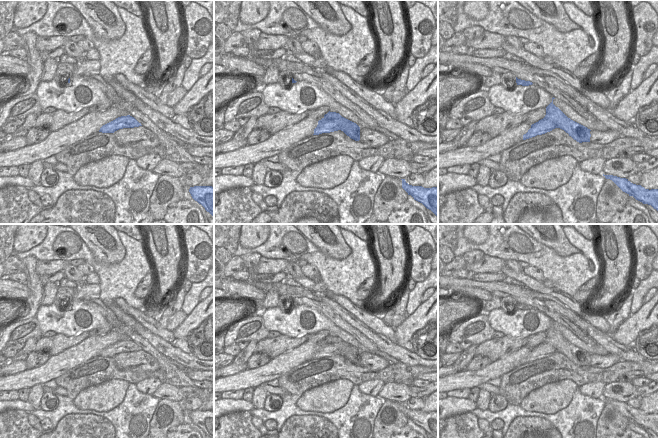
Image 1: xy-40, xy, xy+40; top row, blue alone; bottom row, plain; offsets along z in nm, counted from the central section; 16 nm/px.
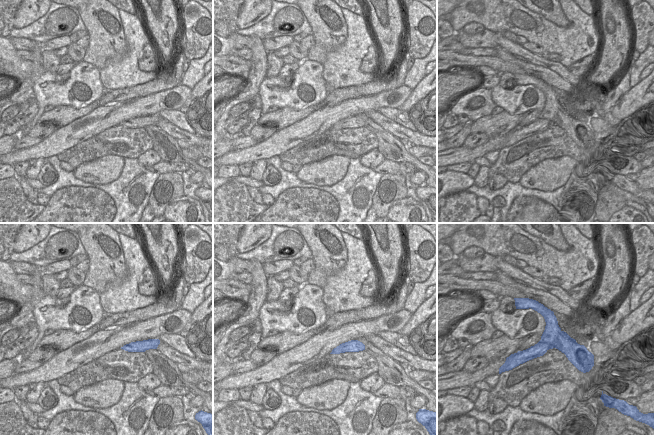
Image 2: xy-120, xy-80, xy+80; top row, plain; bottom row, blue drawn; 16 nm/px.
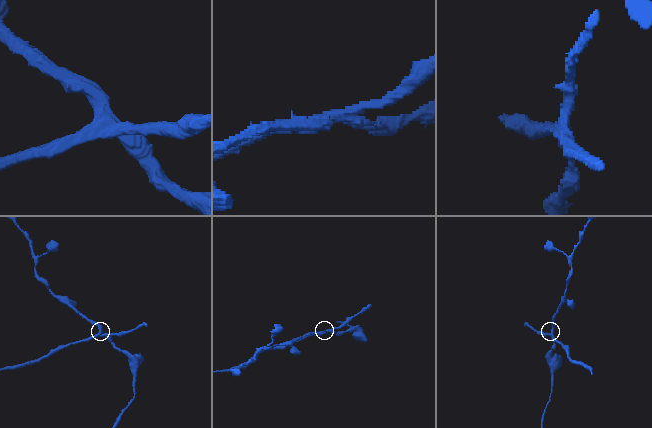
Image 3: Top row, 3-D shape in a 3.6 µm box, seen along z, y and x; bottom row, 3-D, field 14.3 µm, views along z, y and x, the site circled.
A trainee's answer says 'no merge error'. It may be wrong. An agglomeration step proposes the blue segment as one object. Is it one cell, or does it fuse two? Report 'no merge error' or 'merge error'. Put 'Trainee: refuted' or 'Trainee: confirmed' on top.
Trainee: refuted
merge error

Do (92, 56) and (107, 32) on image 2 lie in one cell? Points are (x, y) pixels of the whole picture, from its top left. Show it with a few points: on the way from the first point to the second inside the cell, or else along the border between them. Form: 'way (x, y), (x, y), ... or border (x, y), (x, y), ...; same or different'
way (98, 50), (106, 38); same

